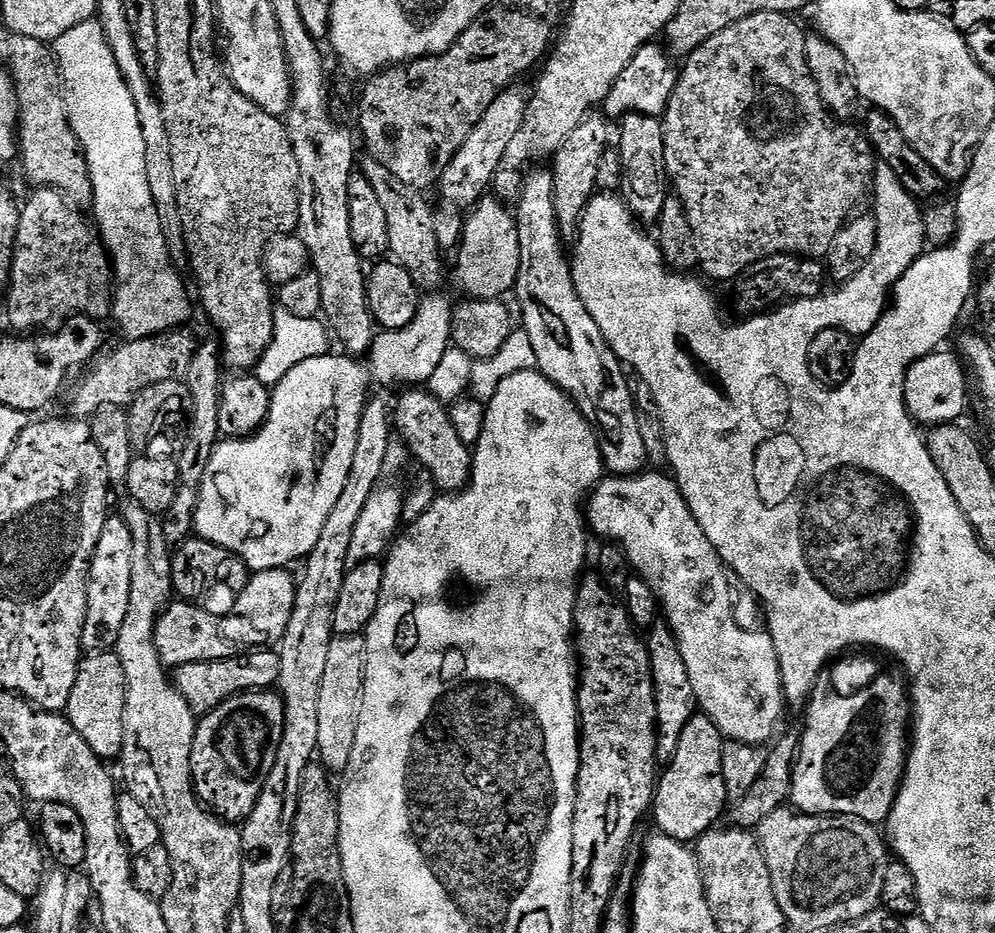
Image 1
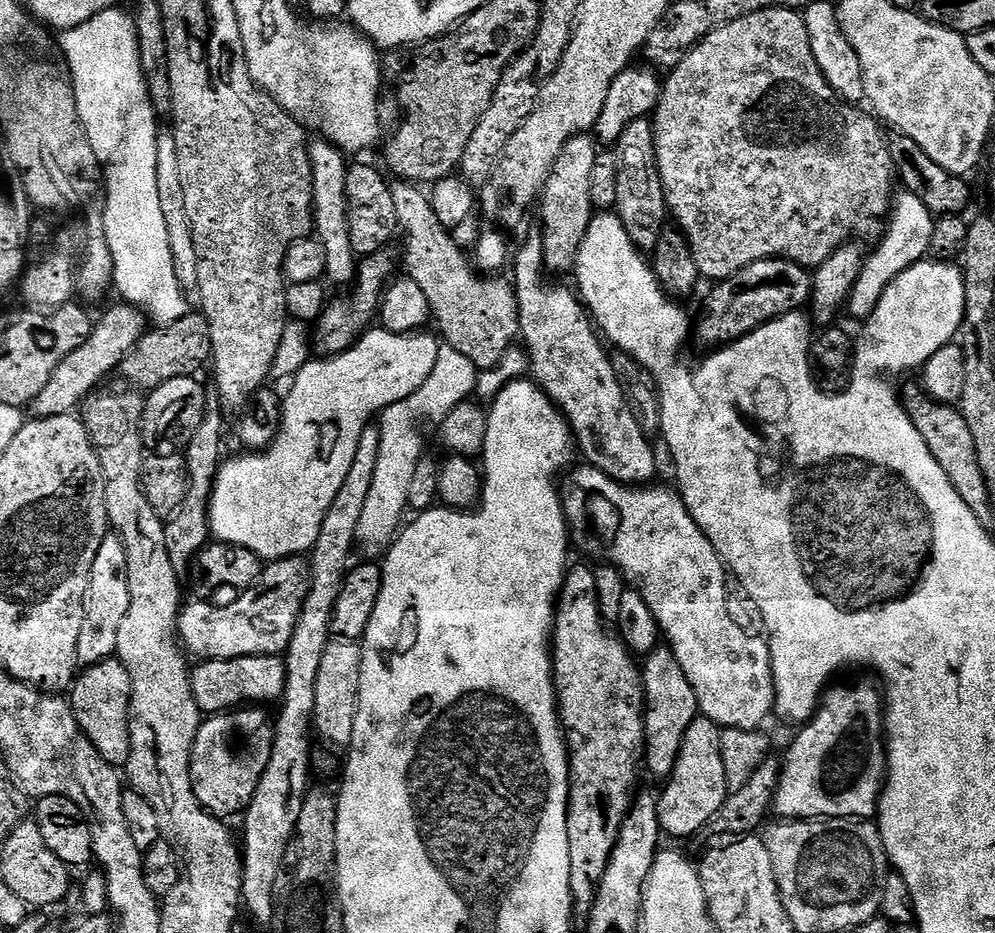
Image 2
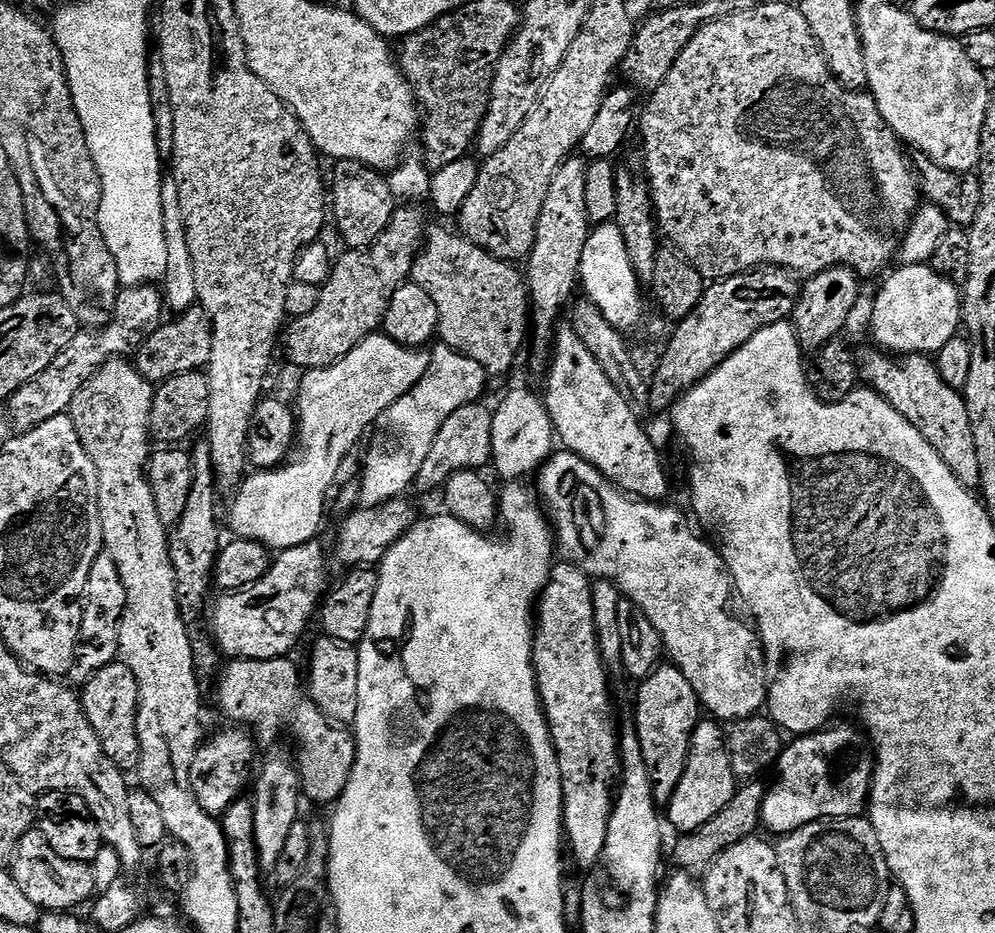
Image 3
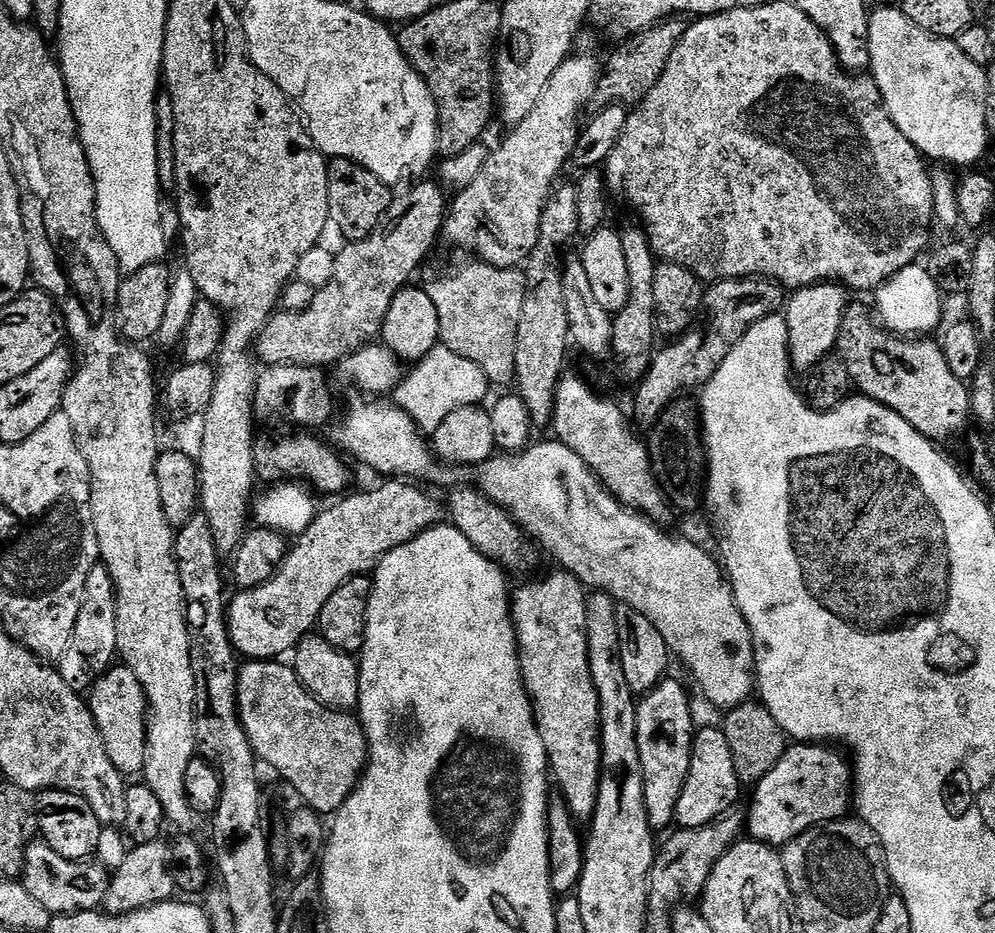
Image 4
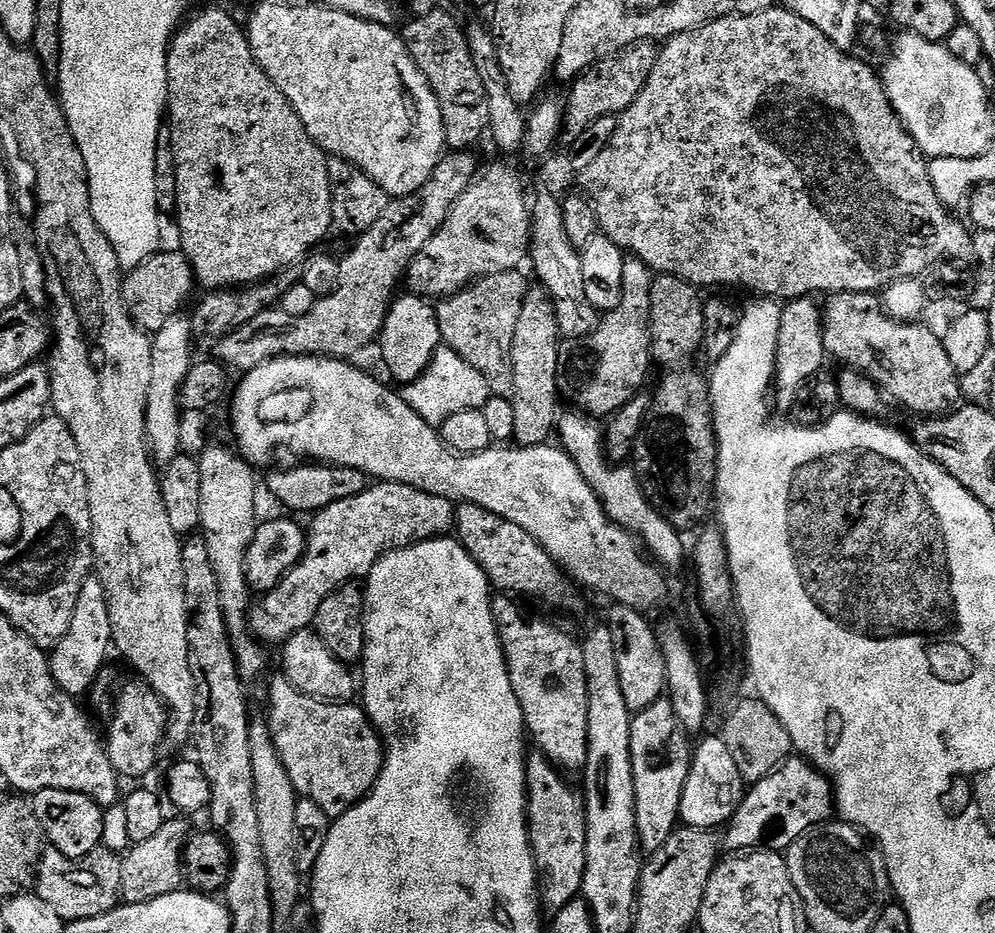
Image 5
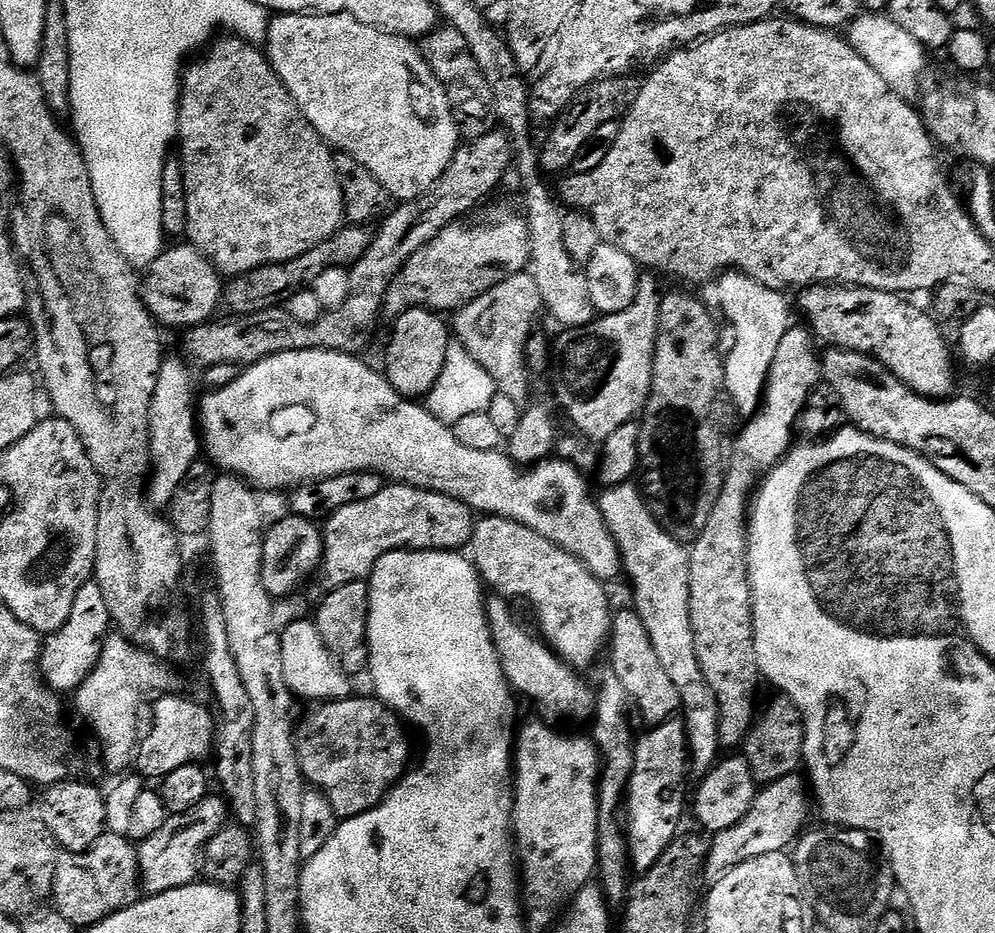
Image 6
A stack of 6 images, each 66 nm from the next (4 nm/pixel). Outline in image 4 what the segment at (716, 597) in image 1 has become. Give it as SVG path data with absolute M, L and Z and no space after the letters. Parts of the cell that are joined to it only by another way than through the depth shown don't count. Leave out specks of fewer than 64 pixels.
M549 438L545 444L533 443L531 447L519 454L497 454L491 456L486 462L475 465L476 480L475 487L479 488L484 495L489 496L499 508L504 509L521 529L533 541L537 540L554 559L557 560L559 567L563 571L574 574L584 585L585 589L604 592L613 600L619 602L623 607L638 610L638 614L642 614L646 618L650 618L650 622L654 622L654 627L658 629L658 634L662 634L662 638L668 643L669 653L673 657L676 656L682 663L688 667L690 675L696 679L696 684L700 687L700 692L713 704L716 708L724 708L723 710L731 710L739 704L749 703L751 694L754 692L754 673L756 670L756 649L752 642L752 631L748 629L748 624L744 620L744 615L739 612L736 606L736 598L732 594L732 585L728 583L725 573L722 571L721 565L718 563L717 557L712 556L704 548L699 548L692 540L683 540L682 537L672 537L668 532L660 532L661 525L648 519L647 516L641 516L638 512L620 505L616 499L609 493L605 492L600 484L600 479L592 473L586 466L586 462L582 462L582 458L578 458L578 454L574 454L574 450L570 450L566 445L560 443L555 438Z

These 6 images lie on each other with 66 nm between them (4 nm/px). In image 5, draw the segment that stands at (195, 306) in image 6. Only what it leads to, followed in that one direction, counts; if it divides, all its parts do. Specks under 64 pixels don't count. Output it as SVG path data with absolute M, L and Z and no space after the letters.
M161 250L144 264L127 273L124 283L124 302L132 314L133 320L149 334L155 334L170 322L170 318L181 315L185 311L184 303L192 296L192 291L198 288L196 274L192 263L183 251L167 252Z

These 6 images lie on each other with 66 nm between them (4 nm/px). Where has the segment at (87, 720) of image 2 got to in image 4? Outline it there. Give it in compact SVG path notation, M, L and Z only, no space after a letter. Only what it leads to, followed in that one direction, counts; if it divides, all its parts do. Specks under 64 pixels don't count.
M120 662L96 678L86 703L92 711L98 734L106 746L106 754L120 775L125 778L139 777L144 770L148 749L148 696L138 682L138 674L127 664Z

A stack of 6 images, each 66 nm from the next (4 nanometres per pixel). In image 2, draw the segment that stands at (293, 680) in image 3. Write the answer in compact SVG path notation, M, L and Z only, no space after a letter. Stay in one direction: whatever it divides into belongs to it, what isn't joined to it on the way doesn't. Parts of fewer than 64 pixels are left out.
M283 655L279 656L243 656L229 660L205 660L191 669L192 692L196 695L196 704L201 713L219 714L235 710L241 706L268 706L268 703L279 701L286 686L286 666Z

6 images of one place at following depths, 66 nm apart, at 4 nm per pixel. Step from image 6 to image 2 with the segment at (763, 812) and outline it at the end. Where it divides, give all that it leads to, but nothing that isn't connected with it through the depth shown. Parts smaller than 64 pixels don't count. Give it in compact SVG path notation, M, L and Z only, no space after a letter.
M864 684L861 688L829 687L825 691L814 719L803 725L792 740L788 753L783 753L780 782L776 791L774 812L785 820L868 820L877 815L880 794L888 775L888 753L882 692L879 687Z

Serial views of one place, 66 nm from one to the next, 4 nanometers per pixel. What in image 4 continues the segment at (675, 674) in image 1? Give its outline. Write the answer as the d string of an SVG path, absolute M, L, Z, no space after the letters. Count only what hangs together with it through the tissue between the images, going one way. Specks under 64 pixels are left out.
M665 678L652 691L643 693L636 705L638 758L644 775L648 822L654 830L675 821L678 798L682 794L682 786L686 786L694 735L691 704L687 690L678 681Z

